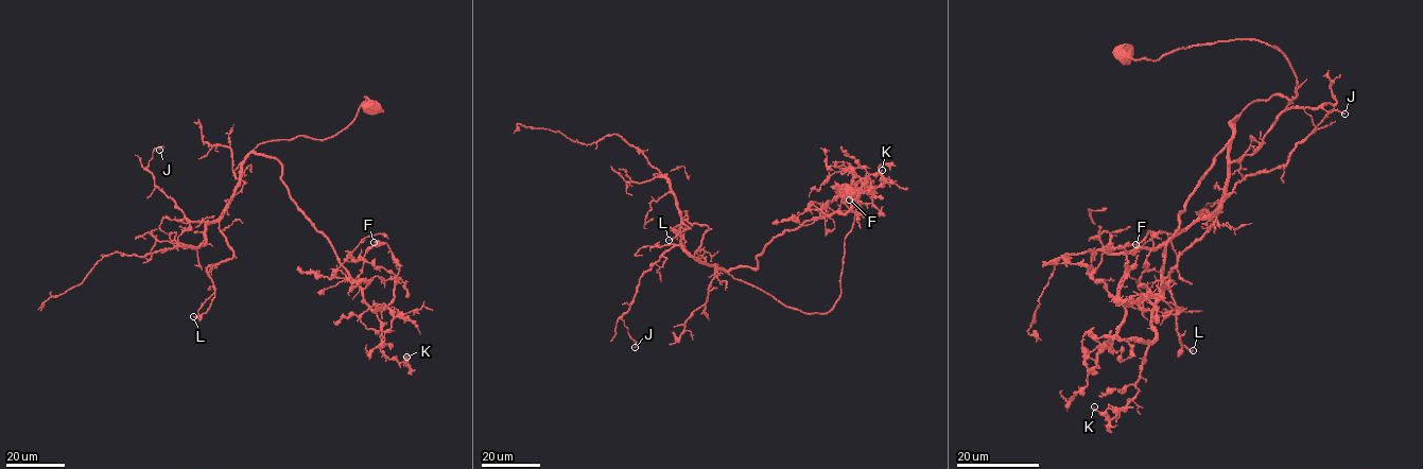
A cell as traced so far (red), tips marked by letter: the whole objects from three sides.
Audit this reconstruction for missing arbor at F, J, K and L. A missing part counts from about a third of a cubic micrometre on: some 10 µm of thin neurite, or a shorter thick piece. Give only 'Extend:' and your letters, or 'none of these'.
Extend: L

